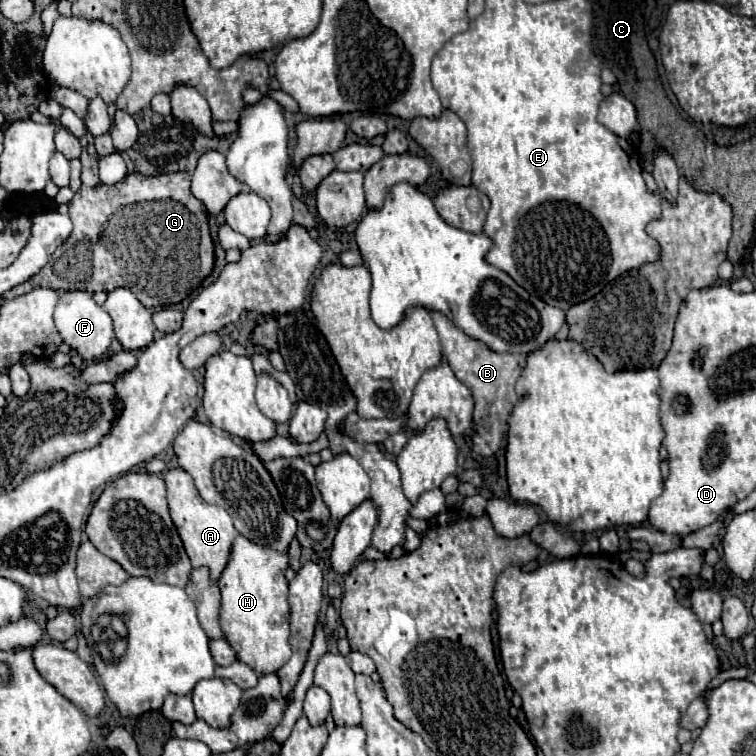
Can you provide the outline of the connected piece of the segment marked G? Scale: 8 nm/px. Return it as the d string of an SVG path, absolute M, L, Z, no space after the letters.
M131 173L127 179L103 185L99 181L97 187L83 187L75 193L69 203L69 217L75 217L75 229L71 237L55 249L49 263L33 275L29 281L13 287L3 295L3 299L15 299L19 295L29 293L35 287L49 287L55 291L113 291L119 287L131 289L145 307L157 309L163 305L175 305L187 299L195 289L201 287L203 279L215 267L215 245L207 221L205 205L193 197L189 191L191 175L181 173L165 173L155 177L145 177L141 173Z

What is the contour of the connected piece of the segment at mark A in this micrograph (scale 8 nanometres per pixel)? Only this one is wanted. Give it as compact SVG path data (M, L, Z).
M181 467L167 469L165 475L163 475L163 481L165 481L165 487L167 487L169 513L171 513L171 519L175 523L175 529L177 529L177 533L179 533L183 545L185 545L185 551L191 559L191 565L193 567L203 567L203 565L209 567L211 569L211 579L217 581L221 571L227 565L227 559L229 559L229 553L231 553L231 543L237 537L237 529L233 527L233 521L231 521L229 513L219 505L205 503L201 499L199 491L195 489L191 475Z

